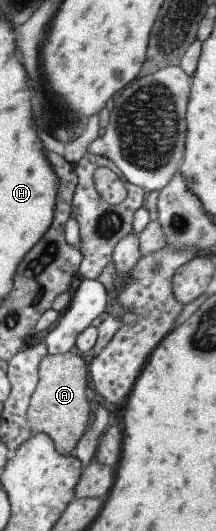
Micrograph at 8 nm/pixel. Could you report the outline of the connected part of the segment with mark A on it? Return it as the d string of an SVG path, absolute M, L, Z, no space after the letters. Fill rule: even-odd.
M75 349L55 355L47 354L39 366L40 380L30 401L28 420L34 434L41 432L50 435L63 455L69 455L78 446L91 423L89 387L89 367L81 353Z

